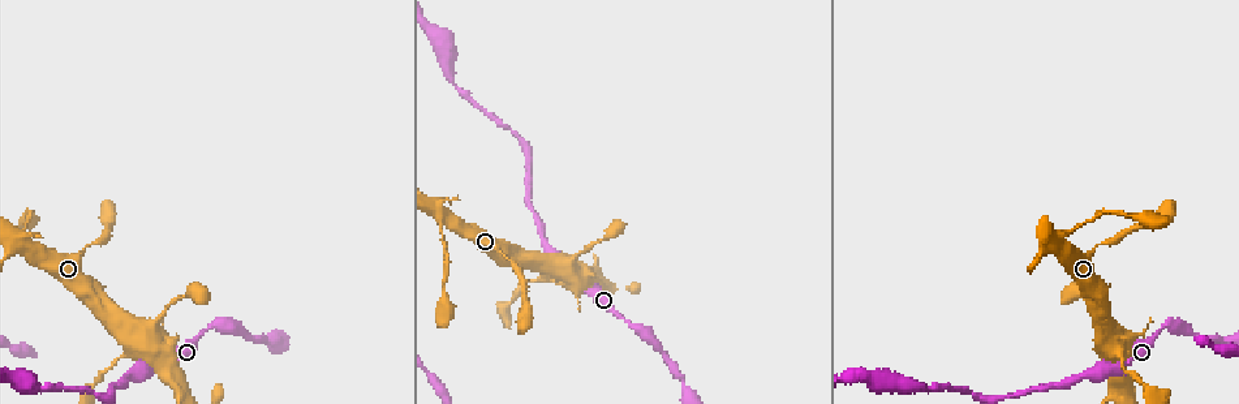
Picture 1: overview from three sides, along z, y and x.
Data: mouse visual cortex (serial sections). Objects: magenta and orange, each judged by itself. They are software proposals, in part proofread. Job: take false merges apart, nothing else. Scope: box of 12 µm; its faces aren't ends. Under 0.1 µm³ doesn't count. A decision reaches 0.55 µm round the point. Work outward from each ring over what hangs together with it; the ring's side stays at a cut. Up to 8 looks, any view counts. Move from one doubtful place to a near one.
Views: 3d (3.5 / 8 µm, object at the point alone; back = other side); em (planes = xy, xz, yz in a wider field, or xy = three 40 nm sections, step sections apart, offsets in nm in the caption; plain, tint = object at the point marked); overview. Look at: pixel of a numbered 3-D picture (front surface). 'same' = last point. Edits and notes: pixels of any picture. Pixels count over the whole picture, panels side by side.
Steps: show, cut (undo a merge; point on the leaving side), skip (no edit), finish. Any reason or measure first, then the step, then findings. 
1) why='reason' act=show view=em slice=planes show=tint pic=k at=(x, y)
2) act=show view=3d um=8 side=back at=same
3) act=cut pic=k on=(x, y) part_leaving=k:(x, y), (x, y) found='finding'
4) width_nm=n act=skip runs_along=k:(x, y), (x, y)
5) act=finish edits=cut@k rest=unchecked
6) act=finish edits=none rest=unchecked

why='four or more arms meet' act=show view=3d um=3.5 pic=1 at=(440, 215)

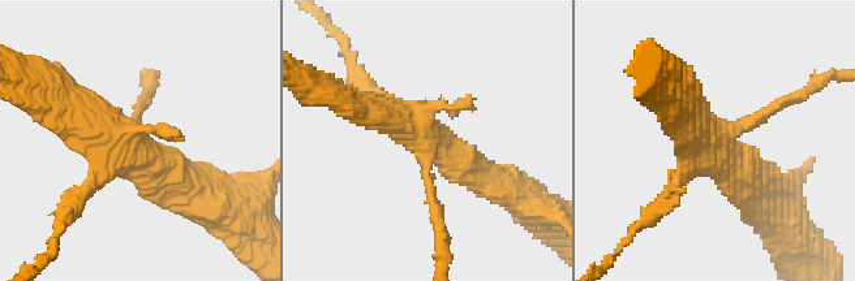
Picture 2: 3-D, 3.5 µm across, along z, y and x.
act=show view=em slice=xy step=3 show=tint pic=2 at=(131, 144)

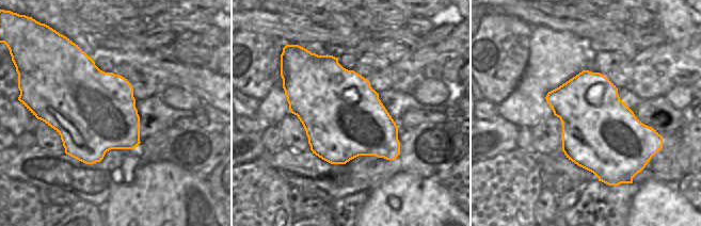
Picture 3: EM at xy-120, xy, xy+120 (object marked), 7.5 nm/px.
act=skip runs_along=2:(196, 190), (132, 142), (144, 102) found='continuous, no second cell'

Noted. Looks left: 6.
why='thick turns thin' act=show view=3d um=3.5 pic=1 at=(86, 246)

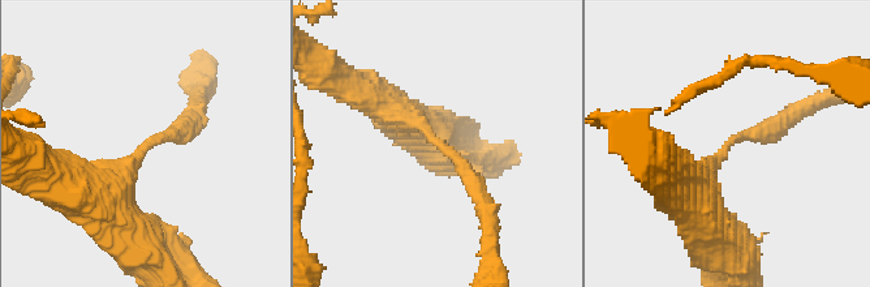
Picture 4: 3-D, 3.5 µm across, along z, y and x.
arm_widths_nm=250,350 act=show view=em slice=xy step=2 show=tint pic=4 at=(442, 147)

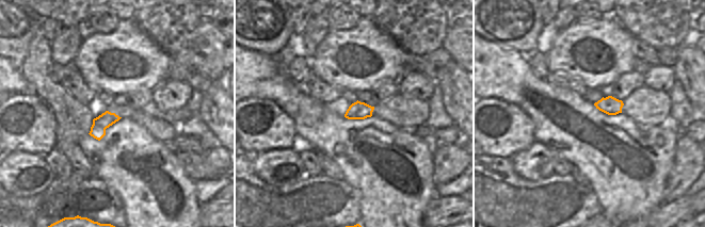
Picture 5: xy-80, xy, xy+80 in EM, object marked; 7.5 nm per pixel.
act=skip runs_along=4:(392, 111), (460, 161), (489, 211) found='one cell here'

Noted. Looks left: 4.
why='sharp bend' act=show view=3d um=3.5 pic=1 at=(146, 327)

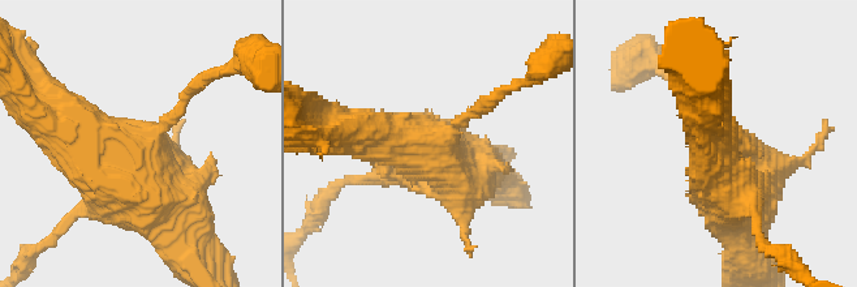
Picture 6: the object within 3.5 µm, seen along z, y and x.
act=show view=em slice=xy step=3 show=tint pic=6 at=(134, 144)

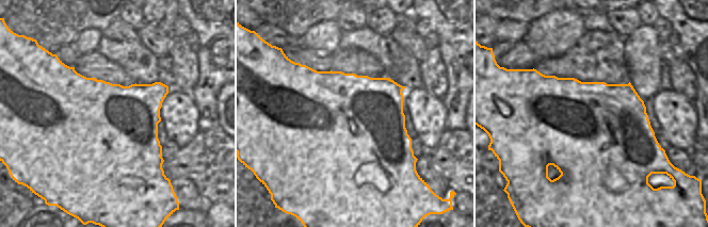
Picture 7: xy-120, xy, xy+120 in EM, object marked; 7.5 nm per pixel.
act=skip runs_along=6:(47, 101), (147, 217) found='one cell here'

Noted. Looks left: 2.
act=finish edits=none rest=unchecked

